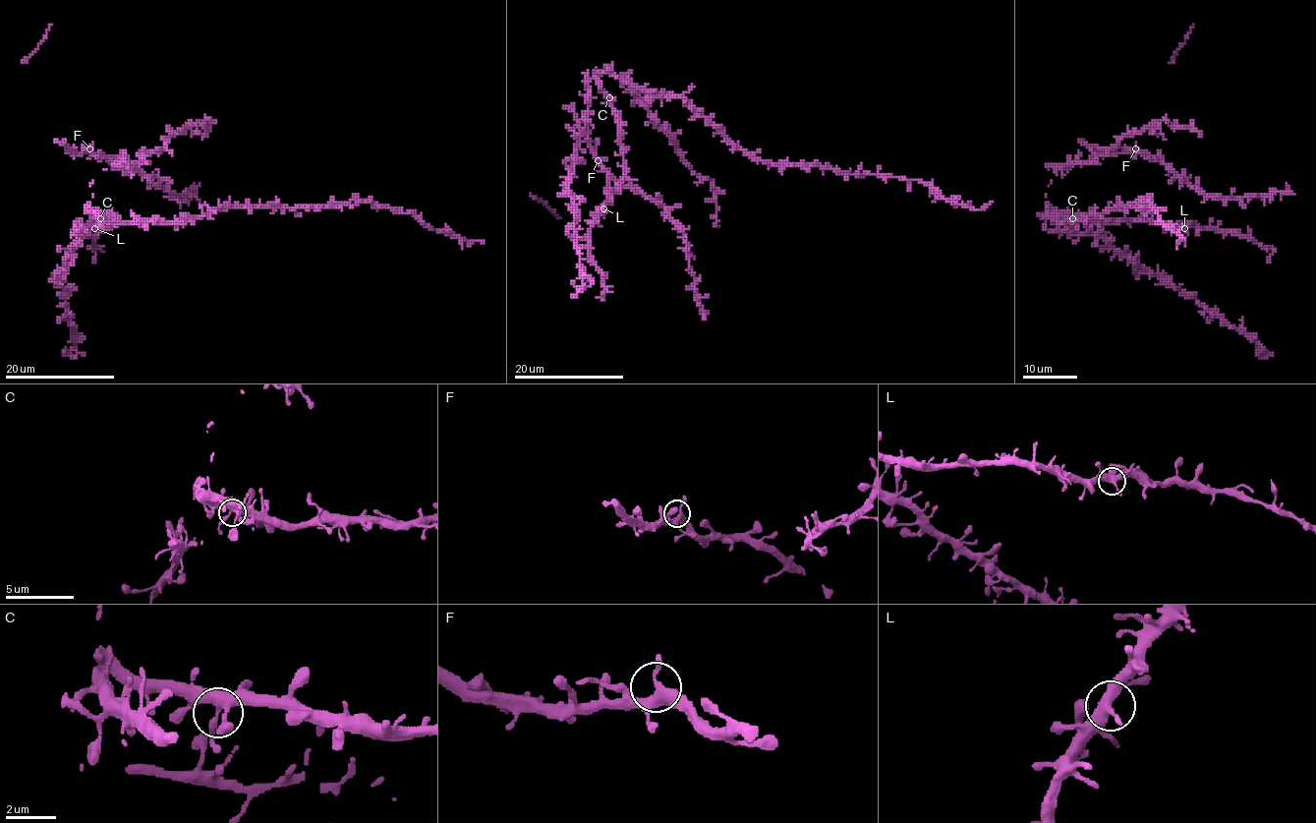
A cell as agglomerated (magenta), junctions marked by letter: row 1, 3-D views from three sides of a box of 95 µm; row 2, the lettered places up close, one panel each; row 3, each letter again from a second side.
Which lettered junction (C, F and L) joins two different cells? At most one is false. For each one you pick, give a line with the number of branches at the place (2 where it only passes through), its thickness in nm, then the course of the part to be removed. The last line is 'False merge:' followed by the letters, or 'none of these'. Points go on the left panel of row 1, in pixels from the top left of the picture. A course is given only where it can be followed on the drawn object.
False merge: none of these

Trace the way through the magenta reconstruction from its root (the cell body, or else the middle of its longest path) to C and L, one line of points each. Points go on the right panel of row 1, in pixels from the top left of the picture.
C: (1056, 220), (1048, 212), (1049, 209), (1065, 211), (1072, 218)
L: (1056, 220), (1048, 212), (1049, 209), (1083, 213), (1100, 220), (1156, 220), (1172, 227), (1184, 227)

